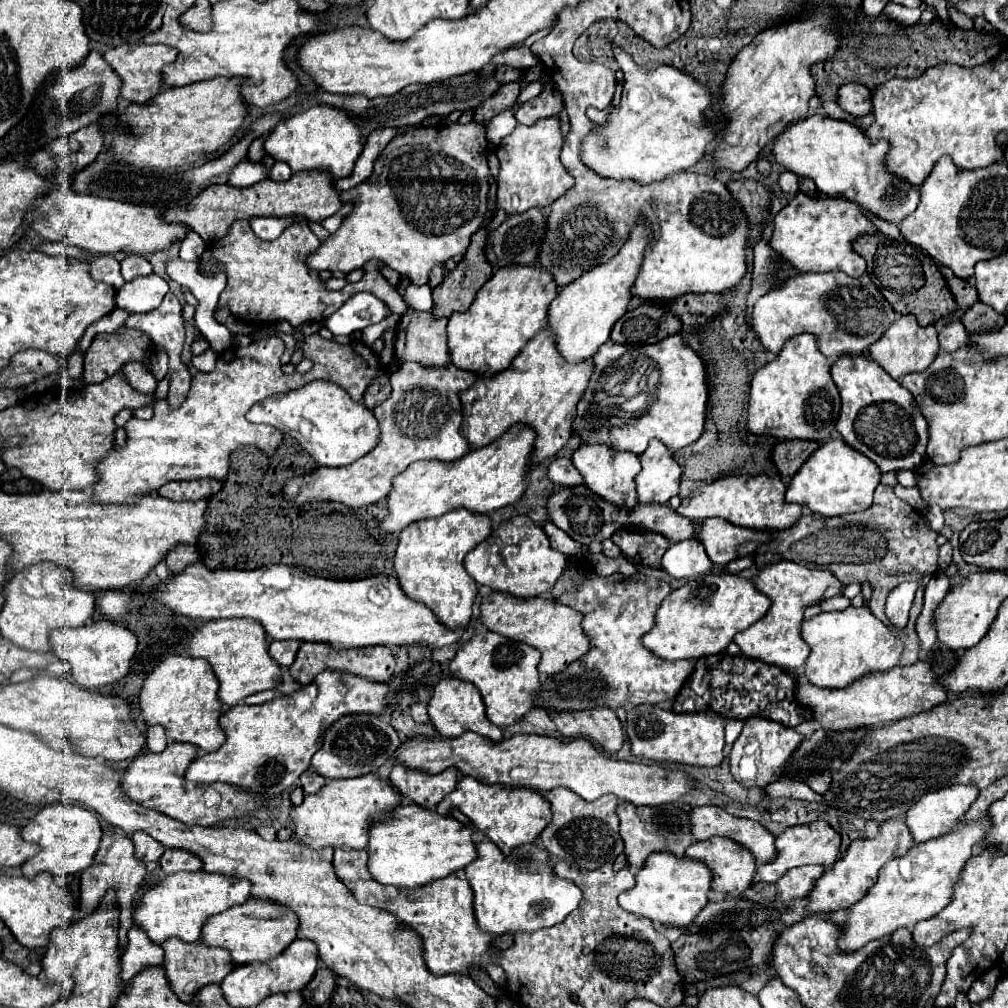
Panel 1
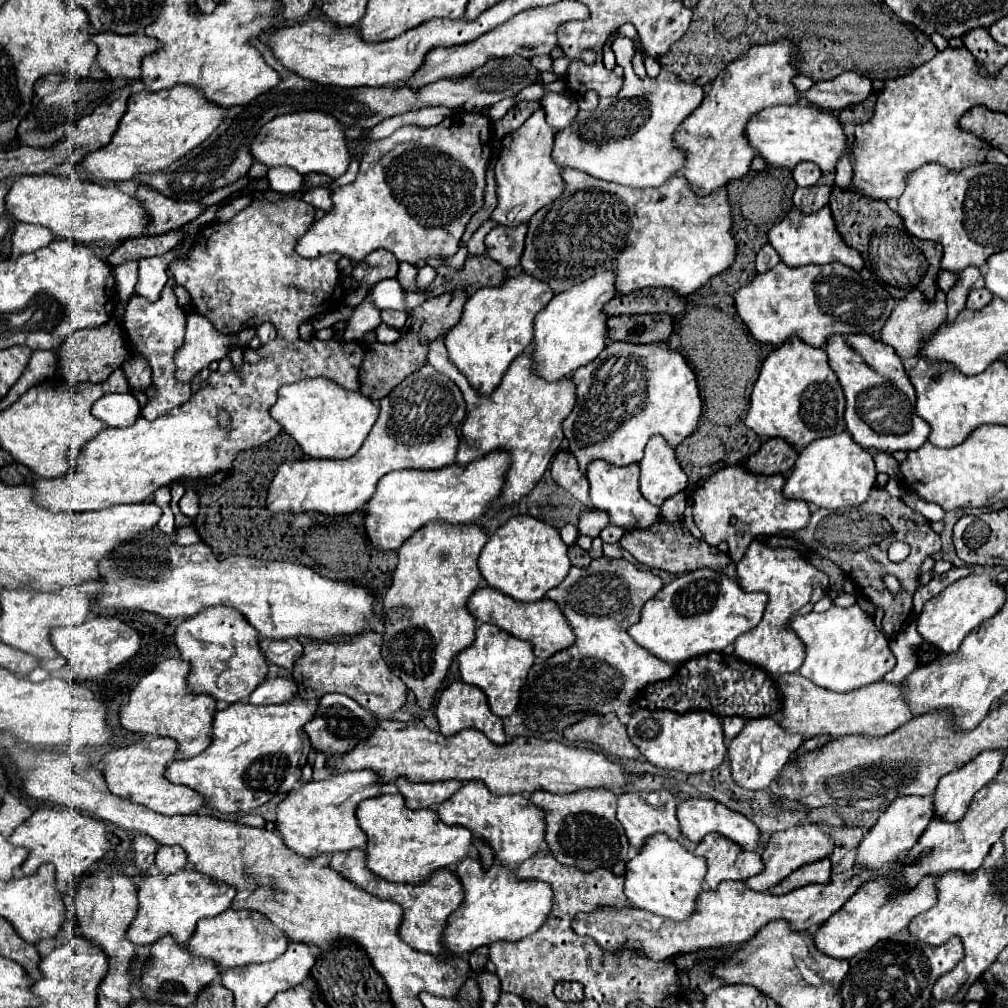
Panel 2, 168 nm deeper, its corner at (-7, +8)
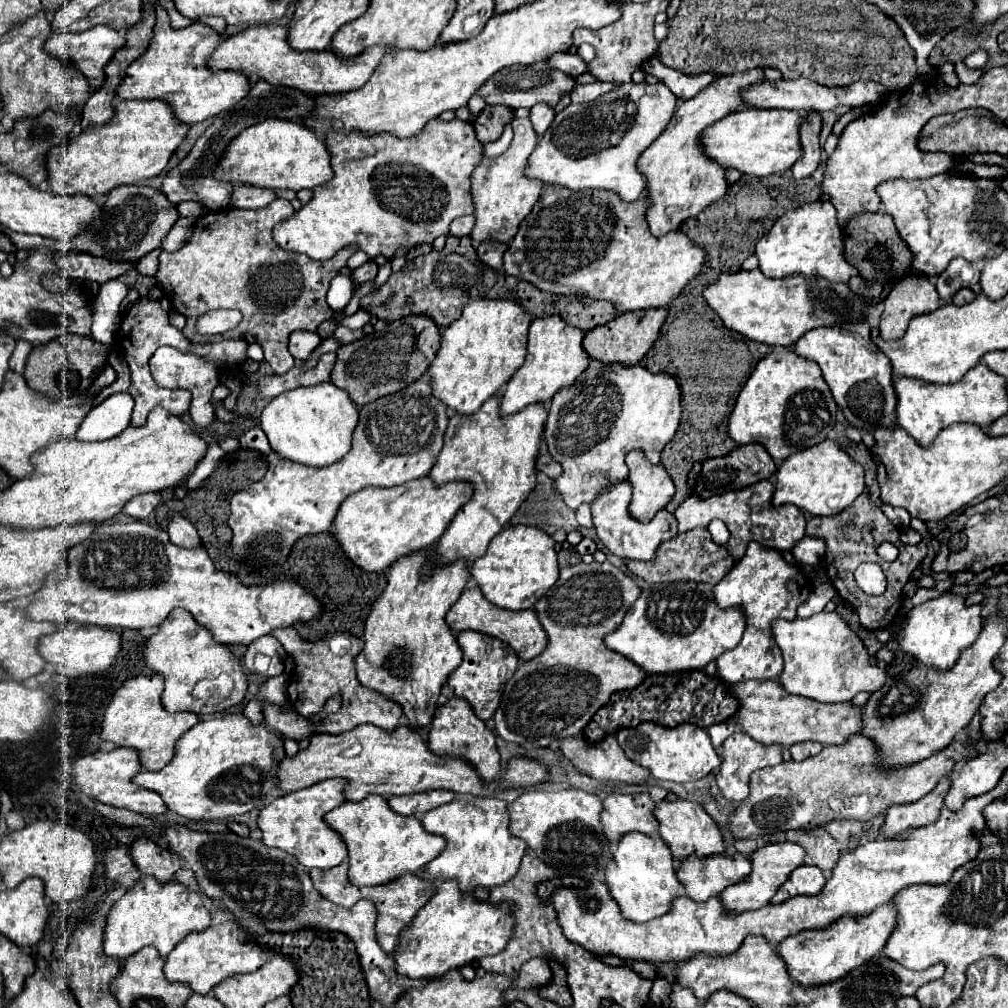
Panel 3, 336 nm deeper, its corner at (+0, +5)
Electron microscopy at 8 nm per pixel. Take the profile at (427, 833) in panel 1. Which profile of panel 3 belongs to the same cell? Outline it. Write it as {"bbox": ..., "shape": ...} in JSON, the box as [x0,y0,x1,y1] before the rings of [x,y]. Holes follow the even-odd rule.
{"bbox":[327,795,447,887],"shape":[[[369,795],[363,801],[345,801],[327,813],[327,825],[341,833],[349,849],[349,881],[357,887],[383,885],[405,873],[417,873],[431,863],[447,845],[441,835],[427,833],[413,815],[401,817],[393,813],[381,795]]]}

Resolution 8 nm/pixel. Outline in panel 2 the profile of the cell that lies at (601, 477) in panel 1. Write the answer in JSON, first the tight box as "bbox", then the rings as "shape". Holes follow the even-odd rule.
{"bbox":[588,460,660,532],"shape":[[[594,460],[588,466],[588,482],[590,482],[590,500],[592,500],[592,508],[606,512],[610,518],[612,526],[618,526],[626,532],[638,528],[638,530],[646,530],[648,526],[652,526],[654,522],[658,522],[660,516],[660,508],[648,504],[644,500],[644,496],[640,494],[638,488],[638,464],[630,464],[624,468],[616,468],[604,460]]]}

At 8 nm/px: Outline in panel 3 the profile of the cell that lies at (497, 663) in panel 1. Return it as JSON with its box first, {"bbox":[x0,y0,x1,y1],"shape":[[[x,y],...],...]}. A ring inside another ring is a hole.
{"bbox":[447,631,519,721],"shape":[[[477,631],[459,633],[457,641],[463,649],[463,661],[449,675],[447,683],[455,689],[457,697],[463,697],[471,703],[471,707],[473,707],[473,711],[479,719],[487,721],[495,715],[501,701],[501,686],[513,677],[515,671],[517,671],[519,657],[509,645],[497,641],[495,637],[477,633]]]}

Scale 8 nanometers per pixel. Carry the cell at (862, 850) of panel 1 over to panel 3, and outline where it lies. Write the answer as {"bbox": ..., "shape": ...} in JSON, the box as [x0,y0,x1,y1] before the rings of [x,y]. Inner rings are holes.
{"bbox":[881,777,951,839],"shape":[[[945,777],[921,801],[913,801],[909,805],[891,805],[885,811],[885,821],[881,825],[881,839],[897,839],[909,829],[917,829],[921,825],[937,821],[937,813],[943,807],[943,799],[945,793],[949,791],[949,785],[951,781],[949,777]]]}

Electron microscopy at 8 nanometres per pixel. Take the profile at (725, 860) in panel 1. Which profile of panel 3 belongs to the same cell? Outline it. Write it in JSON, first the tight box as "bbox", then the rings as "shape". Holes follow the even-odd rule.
{"bbox":[677,853,751,901],"shape":[[[691,853],[681,861],[677,877],[687,887],[693,901],[707,901],[719,895],[725,887],[735,885],[751,873],[751,863],[741,853],[723,853],[697,857]]]}

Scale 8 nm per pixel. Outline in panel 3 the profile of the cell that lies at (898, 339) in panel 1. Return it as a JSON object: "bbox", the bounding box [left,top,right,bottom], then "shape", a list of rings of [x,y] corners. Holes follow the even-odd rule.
{"bbox":[879,277,941,341],"shape":[[[927,277],[917,281],[901,281],[901,285],[895,285],[883,303],[885,311],[879,323],[879,337],[883,341],[903,337],[913,317],[931,313],[941,307],[935,285]]]}

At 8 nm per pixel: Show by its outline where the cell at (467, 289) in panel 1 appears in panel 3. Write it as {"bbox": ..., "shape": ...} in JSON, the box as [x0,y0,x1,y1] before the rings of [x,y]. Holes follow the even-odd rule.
{"bbox":[331,315,441,405],"shape":[[[411,315],[411,347],[407,333],[397,335],[393,331],[391,333],[383,331],[379,335],[363,337],[359,341],[343,345],[337,351],[337,363],[333,367],[333,377],[331,377],[333,385],[347,391],[357,405],[365,405],[383,395],[401,391],[405,389],[405,385],[411,385],[417,377],[421,377],[435,359],[439,345],[441,345],[441,327],[425,315]]]}

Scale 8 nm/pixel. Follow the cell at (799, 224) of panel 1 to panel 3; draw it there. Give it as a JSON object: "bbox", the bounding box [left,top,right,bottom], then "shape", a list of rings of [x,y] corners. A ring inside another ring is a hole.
{"bbox":[755,199,857,281],"shape":[[[821,199],[801,205],[799,209],[777,219],[771,231],[759,239],[755,253],[759,257],[759,269],[773,279],[787,277],[791,273],[803,273],[821,275],[831,281],[849,281],[851,275],[857,275],[857,269],[853,269],[843,257],[837,211],[829,201]]]}

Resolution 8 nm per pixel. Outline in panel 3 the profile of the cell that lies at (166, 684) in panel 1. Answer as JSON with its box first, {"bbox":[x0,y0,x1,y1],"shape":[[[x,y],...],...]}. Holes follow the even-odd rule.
{"bbox":[101,673,199,771],"shape":[[[159,673],[139,675],[129,679],[113,695],[101,729],[101,739],[113,741],[119,747],[133,747],[141,755],[141,763],[147,771],[163,769],[175,757],[175,745],[185,731],[199,723],[199,715],[191,711],[169,713],[161,705],[161,693],[165,689],[165,679]]]}

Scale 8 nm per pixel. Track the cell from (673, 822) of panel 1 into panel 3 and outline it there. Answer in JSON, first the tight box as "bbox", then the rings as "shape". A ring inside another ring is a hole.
{"bbox":[601,793,659,847],"shape":[[[611,793],[609,797],[603,799],[603,807],[605,809],[601,813],[601,823],[613,847],[625,833],[631,831],[657,835],[659,825],[653,815],[655,801],[651,799],[649,793],[635,793],[635,795]]]}

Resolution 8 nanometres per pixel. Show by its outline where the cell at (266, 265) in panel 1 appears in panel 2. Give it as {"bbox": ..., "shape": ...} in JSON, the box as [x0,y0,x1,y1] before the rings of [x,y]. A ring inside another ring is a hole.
{"bbox":[168,198,340,342],"shape":[[[268,198],[254,200],[252,204],[240,210],[228,222],[210,222],[198,234],[184,260],[174,260],[168,264],[176,284],[186,284],[186,290],[192,296],[196,310],[208,318],[220,334],[238,334],[246,328],[256,328],[264,322],[274,324],[278,338],[286,342],[298,340],[298,326],[312,320],[322,310],[336,306],[340,300],[338,290],[338,254],[336,256],[318,256],[302,258],[296,254],[294,246],[298,236],[302,236],[314,222],[314,206],[306,204],[300,198],[282,198],[272,202]]]}

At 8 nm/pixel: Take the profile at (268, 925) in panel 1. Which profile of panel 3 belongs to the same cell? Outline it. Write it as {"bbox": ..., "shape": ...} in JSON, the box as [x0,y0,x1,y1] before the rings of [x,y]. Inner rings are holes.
{"bbox":[165,921,271,995],"shape":[[[225,921],[219,925],[211,925],[199,933],[189,933],[165,959],[165,977],[169,981],[189,983],[191,989],[199,995],[207,995],[219,981],[237,975],[237,973],[253,973],[261,965],[269,961],[271,949],[257,945],[257,941],[249,941],[245,937],[245,927],[237,921]]]}

